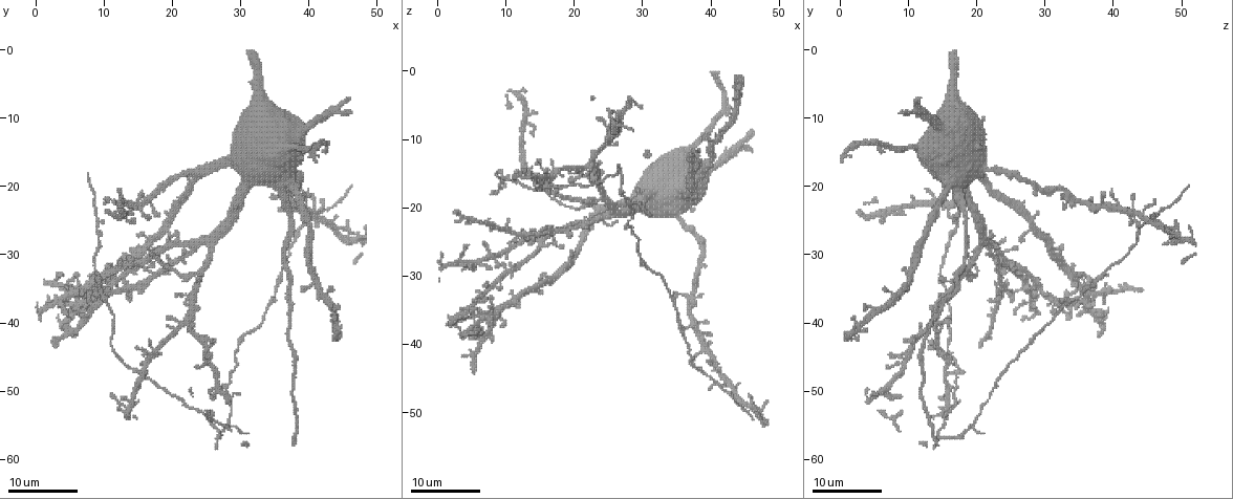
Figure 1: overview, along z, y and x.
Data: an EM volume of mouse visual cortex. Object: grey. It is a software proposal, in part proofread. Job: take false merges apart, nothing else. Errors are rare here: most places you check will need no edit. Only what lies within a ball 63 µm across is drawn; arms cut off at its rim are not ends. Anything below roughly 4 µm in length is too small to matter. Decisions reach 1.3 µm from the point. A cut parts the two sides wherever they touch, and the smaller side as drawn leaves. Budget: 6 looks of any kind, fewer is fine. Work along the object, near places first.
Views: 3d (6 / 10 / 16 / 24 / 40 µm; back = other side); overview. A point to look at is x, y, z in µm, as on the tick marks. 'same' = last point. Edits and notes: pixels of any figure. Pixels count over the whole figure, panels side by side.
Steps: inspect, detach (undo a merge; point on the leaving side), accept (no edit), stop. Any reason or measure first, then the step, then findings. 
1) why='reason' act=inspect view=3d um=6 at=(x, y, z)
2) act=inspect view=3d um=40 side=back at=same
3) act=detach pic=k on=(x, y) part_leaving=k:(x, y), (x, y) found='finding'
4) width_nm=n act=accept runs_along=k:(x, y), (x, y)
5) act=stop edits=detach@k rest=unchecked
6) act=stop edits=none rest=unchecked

why='four or more arms meet' act=inspect view=3d um=16 at=(15.5, 47.5, 17.5)

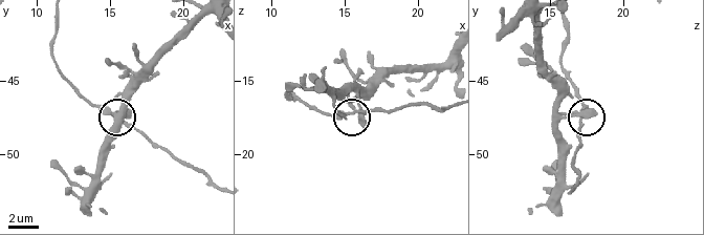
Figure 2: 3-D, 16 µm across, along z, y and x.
act=inspect view=3d um=6 at=(15.6, 47.6, 17.0)

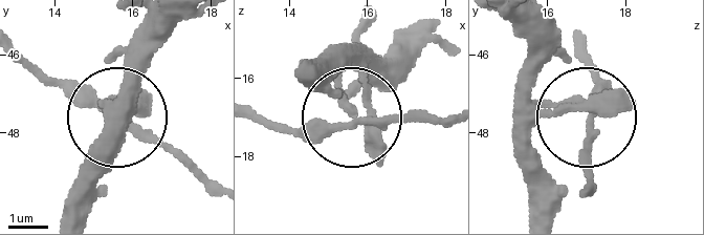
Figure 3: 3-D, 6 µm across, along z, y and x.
width_nm=250 act=accept found='all the same cell'

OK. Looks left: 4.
act=inspect view=3d um=16 at=(28.5, 54.5, 19.5)

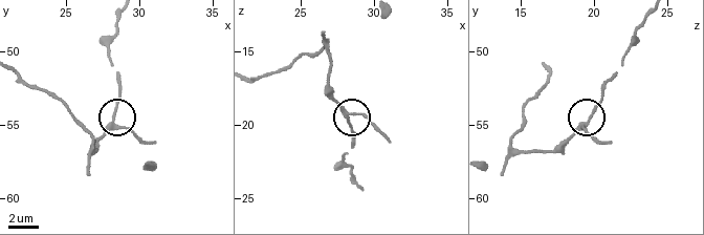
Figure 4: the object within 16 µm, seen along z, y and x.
act=inspect view=3d um=10 at=(28.2, 54.4, 19.6)

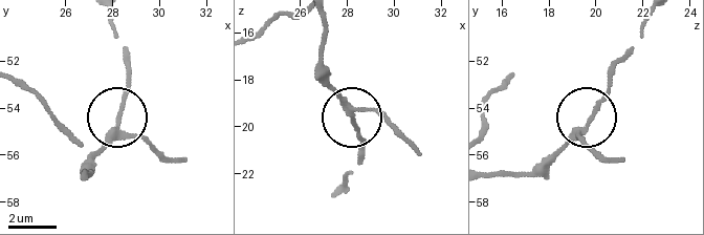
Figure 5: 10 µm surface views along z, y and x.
width_nm=190 act=accept runs_along=5:(489, 173), (526, 177), (537, 171), (579, 129), (632, 52) found='one cell here'

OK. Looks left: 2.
why='four or more arms meet' act=inspect view=3d um=16 at=(22.5, 40.5, 14.0)

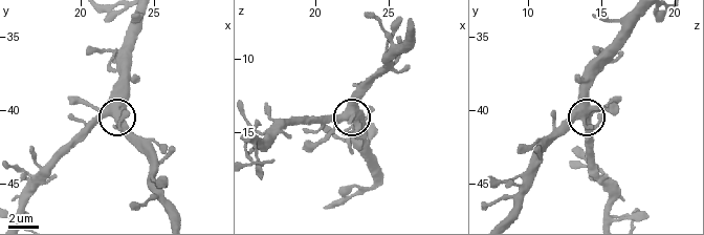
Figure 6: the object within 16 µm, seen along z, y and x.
act=inspect view=3d um=6 at=(22.2, 40.2, 13.8)

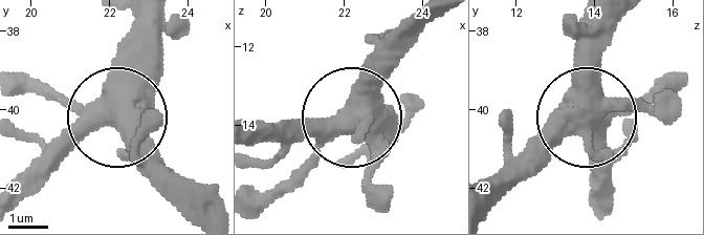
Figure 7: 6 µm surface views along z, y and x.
arms=5 act=accept runs_along=7:(619, 21), (599, 102), (525, 178) found='continuous, no second cell'

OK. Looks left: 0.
act=stop edits=none rest=unchecked

